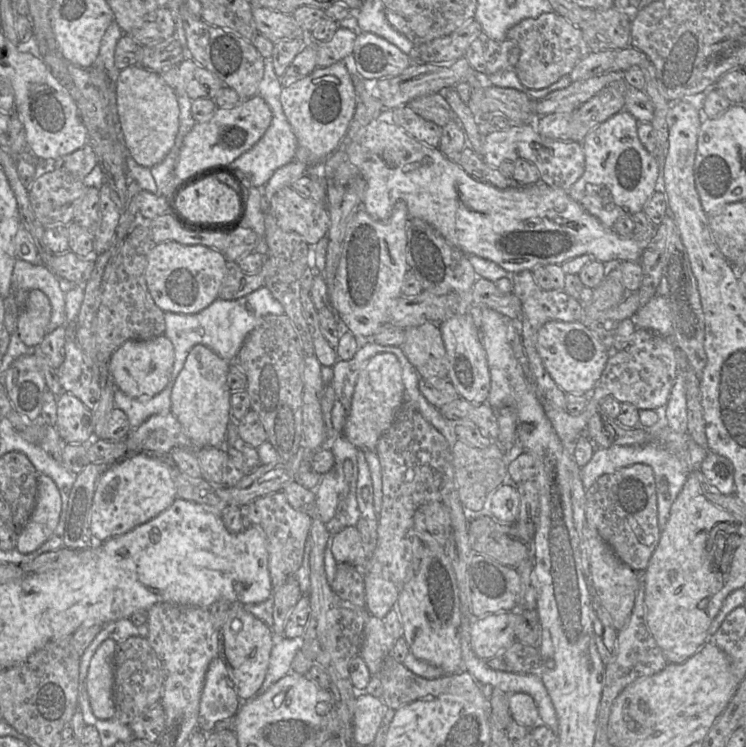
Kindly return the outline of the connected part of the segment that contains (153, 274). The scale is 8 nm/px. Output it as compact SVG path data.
M176 241L154 244L145 269L146 285L162 311L195 314L218 298L228 264L223 252L202 245L185 245Z

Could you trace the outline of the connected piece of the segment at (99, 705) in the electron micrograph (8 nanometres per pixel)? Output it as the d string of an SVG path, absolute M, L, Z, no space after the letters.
M106 639L91 658L85 688L94 716L108 720L115 715L113 698L114 656L117 642Z

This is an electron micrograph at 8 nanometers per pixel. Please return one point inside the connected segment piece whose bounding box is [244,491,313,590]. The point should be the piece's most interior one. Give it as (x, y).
(286, 530)

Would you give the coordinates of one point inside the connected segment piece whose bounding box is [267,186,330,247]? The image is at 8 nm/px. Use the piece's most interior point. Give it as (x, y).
(294, 213)

